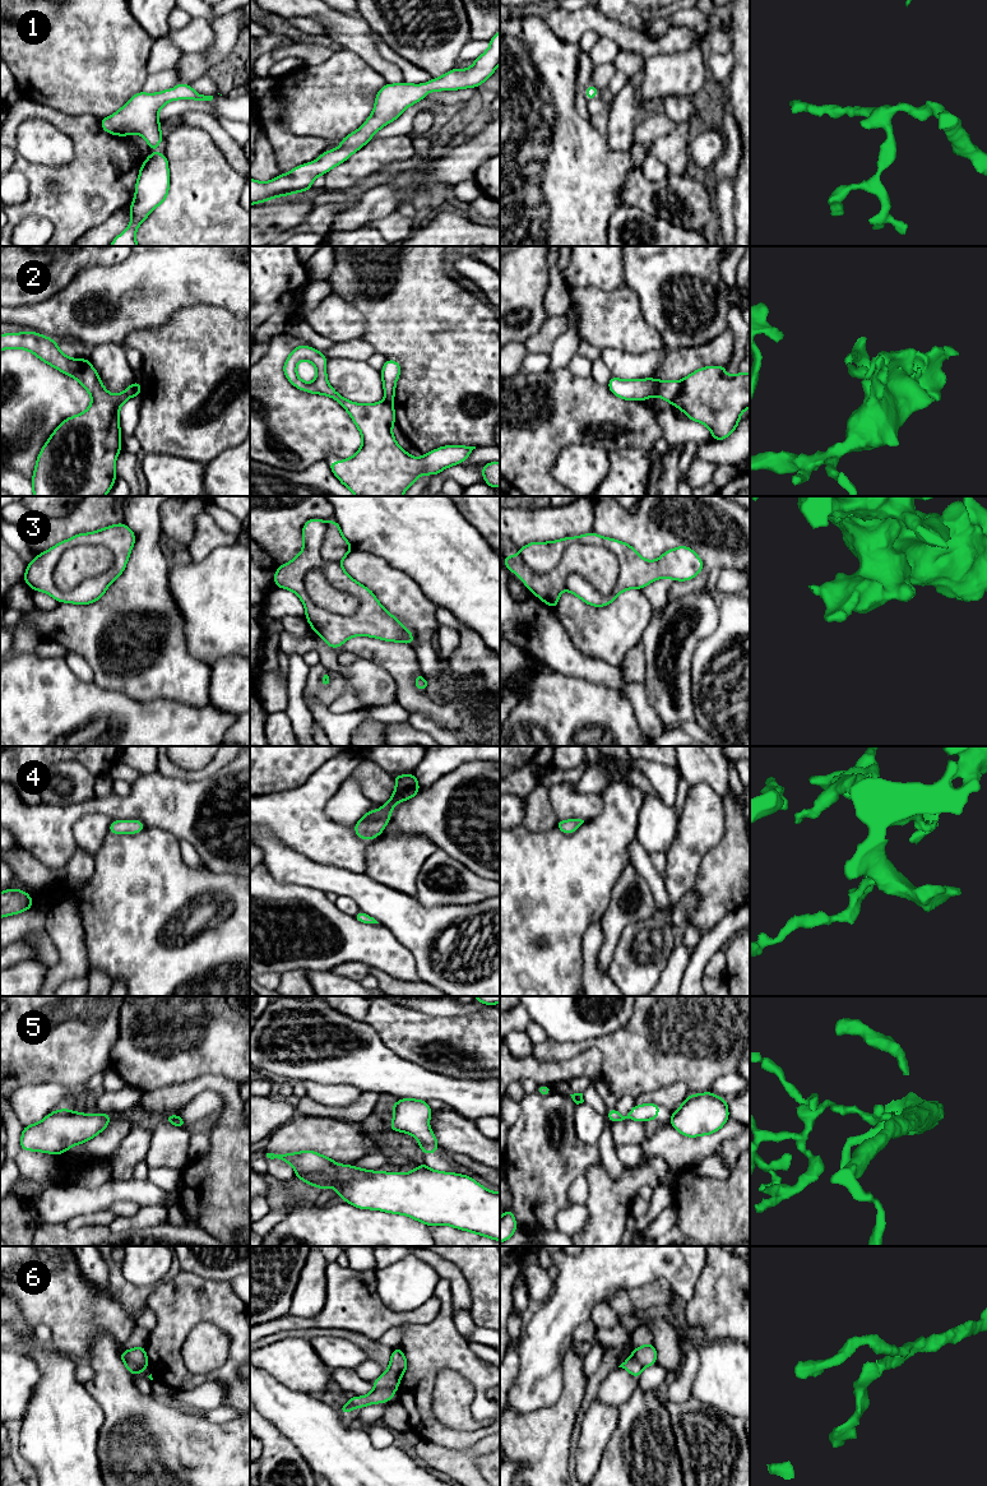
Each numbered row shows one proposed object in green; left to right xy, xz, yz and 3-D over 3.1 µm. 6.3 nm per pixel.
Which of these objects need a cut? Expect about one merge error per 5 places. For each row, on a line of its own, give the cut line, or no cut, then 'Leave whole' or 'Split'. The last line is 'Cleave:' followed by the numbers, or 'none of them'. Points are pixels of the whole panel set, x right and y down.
1: No split. Leave whole
2: Split along yz (658, 382), (656, 394). Split
3: Split along yz (518, 555), (547, 573), (570, 545), (603, 545), (620, 572). Split
4: No split. Leave whole
5: Split along xz (422, 1165), (426, 1167). Split
6: Split along xy (125, 1361), (135, 1364), (147, 1362). Split
Cleave: 2, 3, 5, 6

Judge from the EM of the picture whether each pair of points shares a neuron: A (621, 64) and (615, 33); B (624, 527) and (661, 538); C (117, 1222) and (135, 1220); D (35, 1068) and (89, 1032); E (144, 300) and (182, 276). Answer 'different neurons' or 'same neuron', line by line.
A: different neurons
B: same neuron
C: same neuron
D: same neuron
E: same neuron

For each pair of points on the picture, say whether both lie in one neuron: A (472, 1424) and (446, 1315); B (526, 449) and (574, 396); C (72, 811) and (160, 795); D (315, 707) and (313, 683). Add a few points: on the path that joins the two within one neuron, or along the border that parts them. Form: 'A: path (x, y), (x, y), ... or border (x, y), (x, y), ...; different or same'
A: border (436, 1375), (445, 1369), (455, 1370), (476, 1392); different
B: path (536, 436), (561, 408); same
C: path (93, 806), (138, 805); same
D: border (305, 700), (316, 698), (328, 707); different

